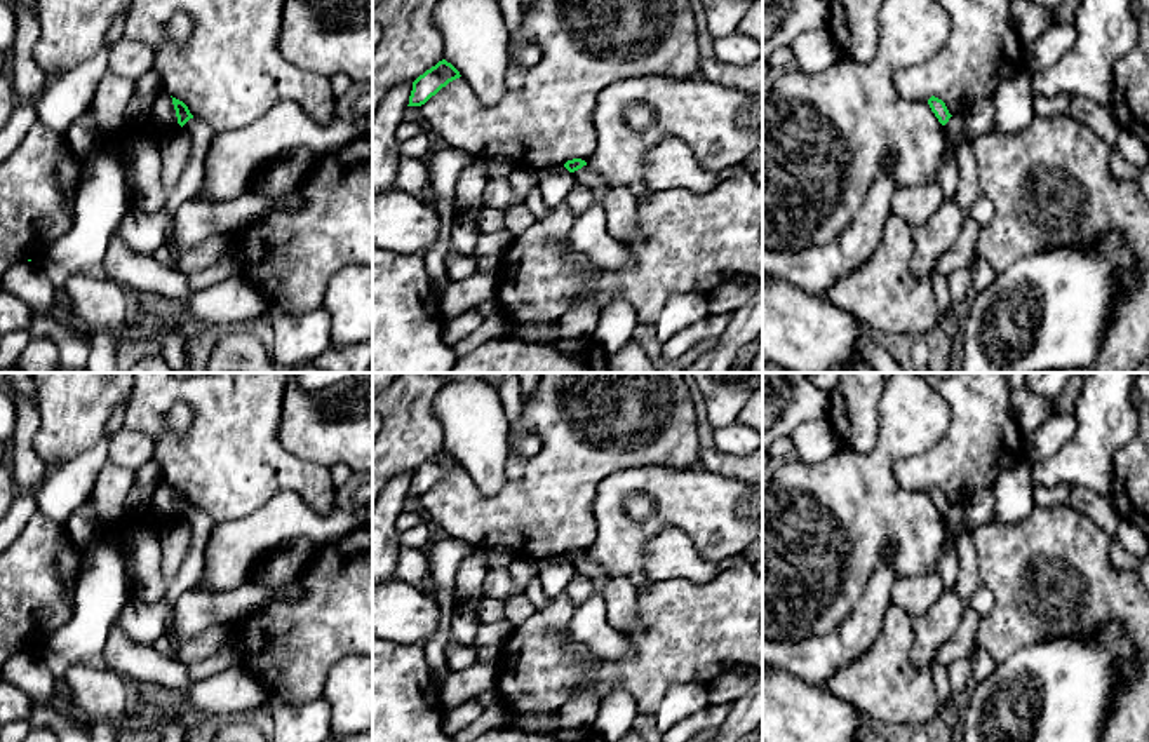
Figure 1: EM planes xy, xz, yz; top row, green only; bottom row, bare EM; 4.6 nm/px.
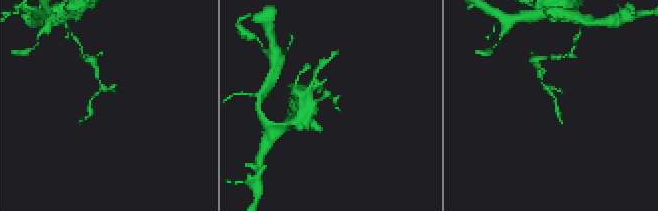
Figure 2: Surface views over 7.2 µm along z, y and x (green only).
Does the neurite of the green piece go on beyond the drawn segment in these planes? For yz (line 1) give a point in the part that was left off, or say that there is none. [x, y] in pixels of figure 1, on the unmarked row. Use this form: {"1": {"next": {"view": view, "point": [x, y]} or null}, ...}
{"1": {"next": null}}

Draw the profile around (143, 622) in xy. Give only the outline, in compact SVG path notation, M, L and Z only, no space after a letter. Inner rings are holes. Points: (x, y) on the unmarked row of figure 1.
M190 509L183 516L190 526L190 549L178 577L167 585L160 603L144 603L131 597L113 620L111 629L120 629L127 637L141 644L155 644L165 634L165 620L176 601L198 587L204 573L205 543L216 523L200 509Z

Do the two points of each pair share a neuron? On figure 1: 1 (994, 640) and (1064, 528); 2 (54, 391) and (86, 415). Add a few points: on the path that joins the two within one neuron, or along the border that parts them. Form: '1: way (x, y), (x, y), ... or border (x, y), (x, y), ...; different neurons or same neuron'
1: way (1014, 610), (1017, 575), (1024, 559), (1034, 553); same neuron
2: way (61, 391), (79, 408); same neuron

